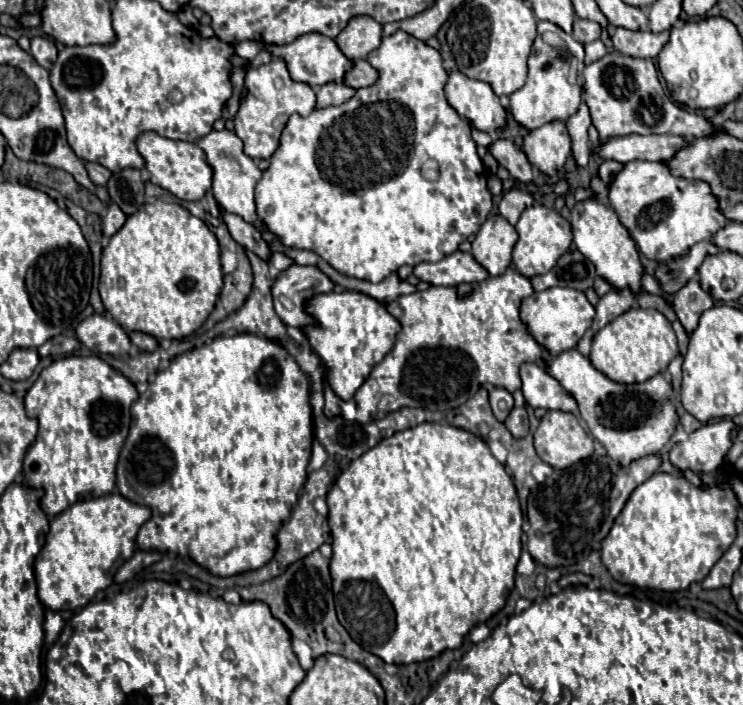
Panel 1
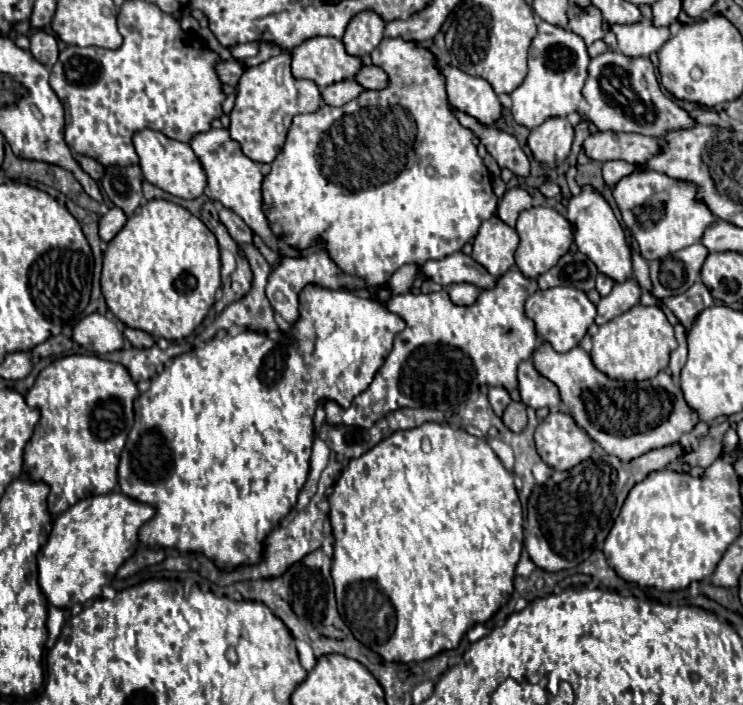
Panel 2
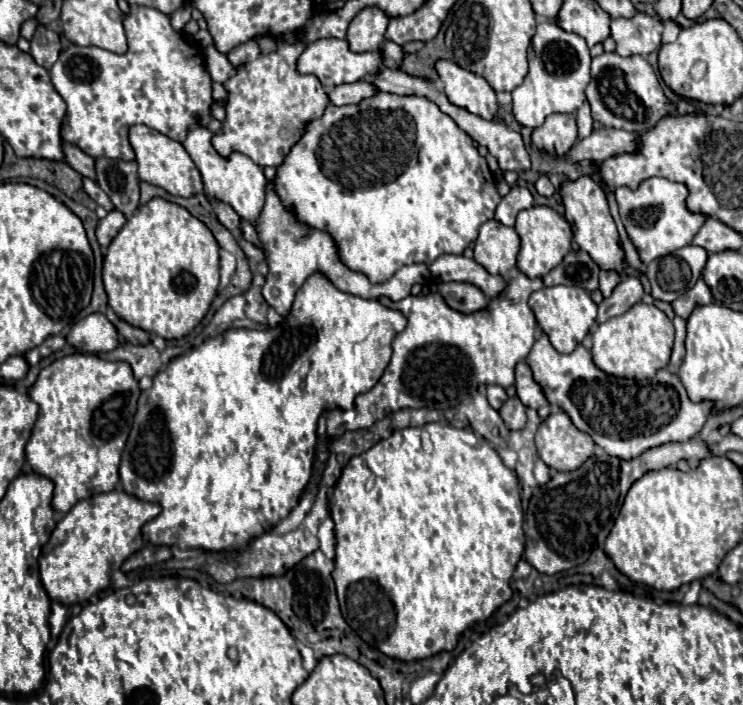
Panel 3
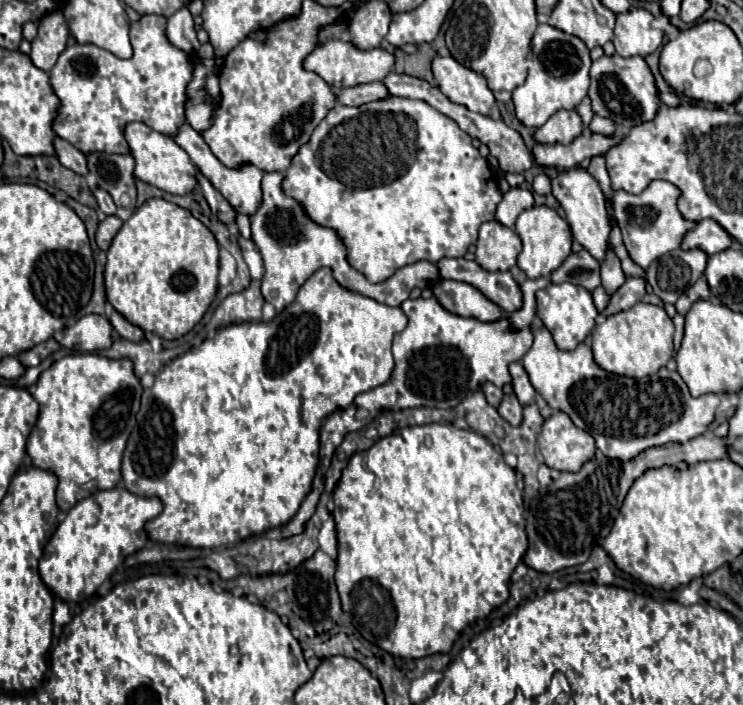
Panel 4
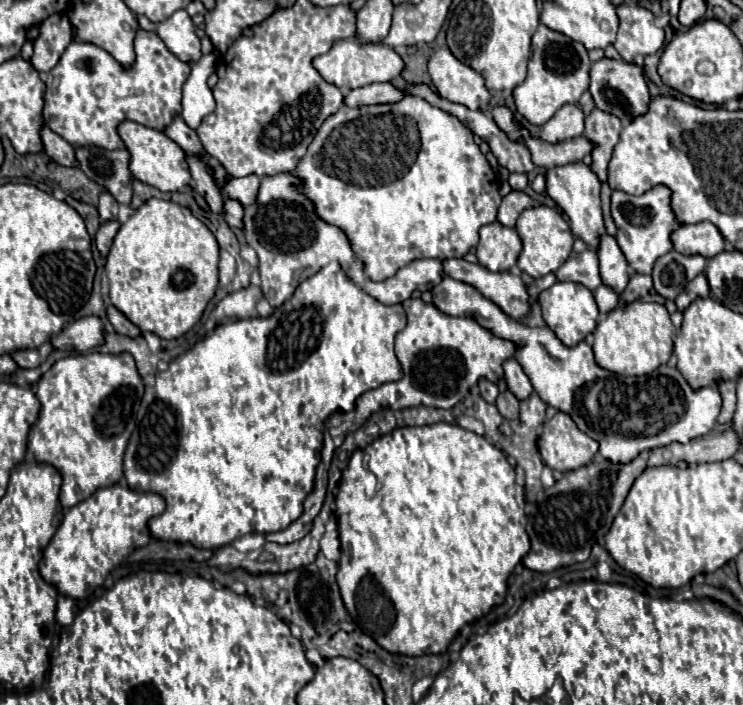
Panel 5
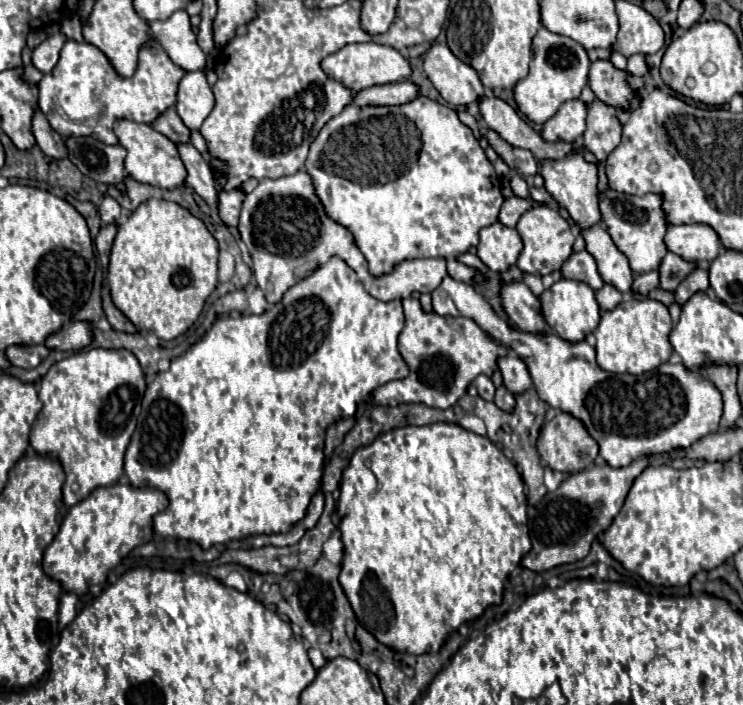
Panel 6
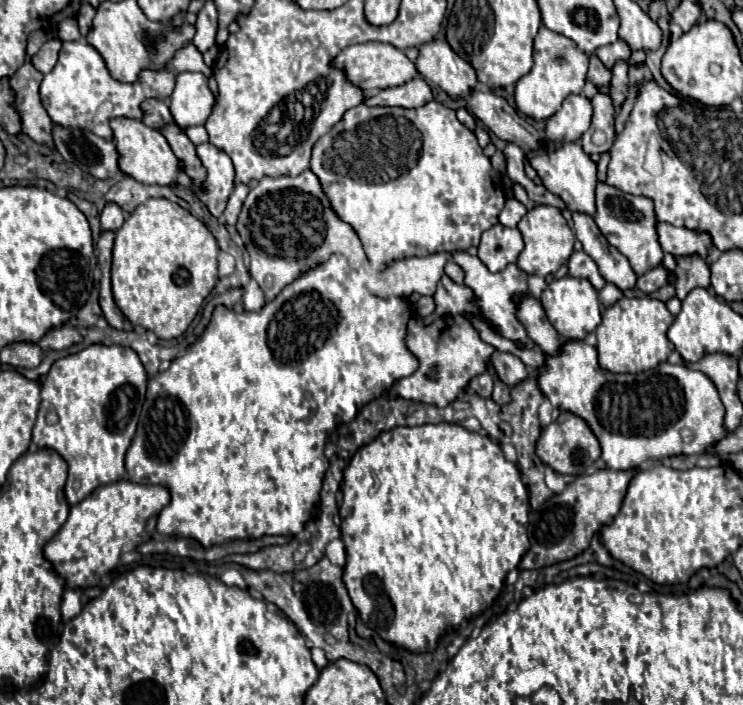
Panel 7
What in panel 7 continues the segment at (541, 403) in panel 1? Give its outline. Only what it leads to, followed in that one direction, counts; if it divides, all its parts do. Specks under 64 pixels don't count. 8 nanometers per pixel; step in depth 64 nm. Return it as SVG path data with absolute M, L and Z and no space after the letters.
M496 350L494 356L492 356L492 366L496 368L498 378L500 378L508 388L512 388L512 386L524 382L526 376L528 376L524 362L522 362L518 356L510 354L510 352L498 352L498 350Z

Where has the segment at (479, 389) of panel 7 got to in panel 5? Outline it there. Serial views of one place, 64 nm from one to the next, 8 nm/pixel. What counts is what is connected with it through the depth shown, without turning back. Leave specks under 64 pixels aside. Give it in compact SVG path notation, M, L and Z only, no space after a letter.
M484 378L478 382L478 386L480 386L480 394L482 394L482 398L484 398L486 402L494 404L496 398L498 398L498 386L492 384L490 380L484 380Z

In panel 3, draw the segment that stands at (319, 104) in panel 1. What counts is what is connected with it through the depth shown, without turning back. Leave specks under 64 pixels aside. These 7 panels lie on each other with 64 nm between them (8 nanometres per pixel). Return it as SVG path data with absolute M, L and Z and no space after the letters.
M358 80L354 84L340 84L328 92L330 104L344 106L344 104L358 104L362 98L374 96L378 90L368 84L368 80Z

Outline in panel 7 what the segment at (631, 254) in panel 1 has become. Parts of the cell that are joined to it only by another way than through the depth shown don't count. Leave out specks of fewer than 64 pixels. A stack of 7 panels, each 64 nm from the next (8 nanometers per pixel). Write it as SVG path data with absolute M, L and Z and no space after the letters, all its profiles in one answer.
M572 142L572 144L554 144L554 148L544 146L544 148L536 150L536 152L528 152L526 156L528 156L528 160L532 160L532 166L536 168L538 176L544 182L544 186L552 194L560 196L568 210L594 216L594 212L596 212L594 190L596 190L598 183L597 164L594 164L588 158L588 154L582 150L580 144L576 144L576 142Z

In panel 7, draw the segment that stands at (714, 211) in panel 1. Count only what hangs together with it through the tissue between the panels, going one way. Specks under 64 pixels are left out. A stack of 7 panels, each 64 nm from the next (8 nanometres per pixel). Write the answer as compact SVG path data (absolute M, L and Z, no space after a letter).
M598 184L594 220L602 230L602 234L608 238L608 242L630 260L630 266L638 276L662 264L664 250L658 242L656 212L654 212L654 202L650 198L644 198L644 196L638 198L638 196L620 192L618 188L612 188L608 184Z

